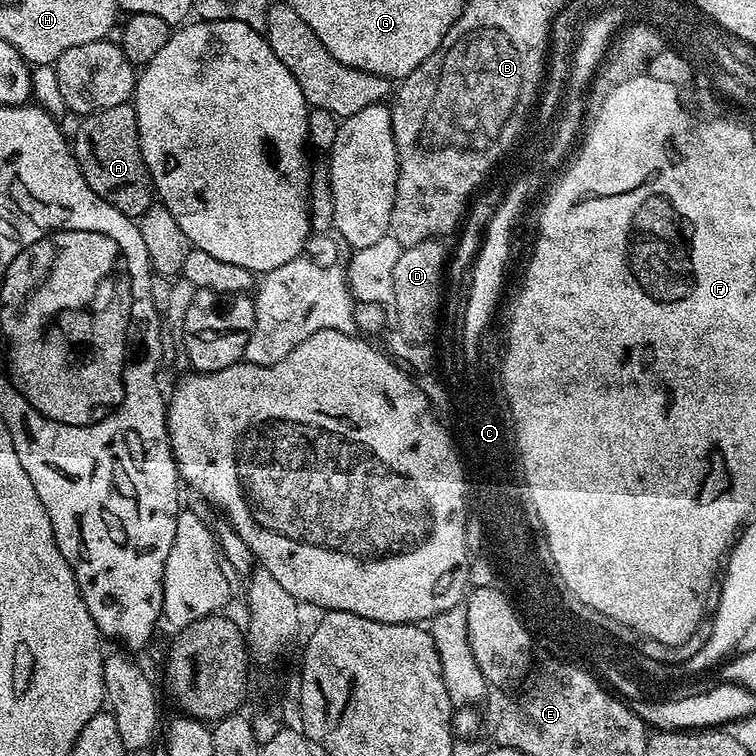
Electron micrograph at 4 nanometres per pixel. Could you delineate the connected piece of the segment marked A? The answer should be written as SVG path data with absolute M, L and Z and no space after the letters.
M131 103L110 106L106 110L87 113L84 120L76 128L76 140L71 141L72 154L76 157L78 166L82 170L82 178L110 206L114 206L123 216L139 218L144 211L154 203L154 189L152 187L152 175L142 158L142 146L138 138L138 118L135 107Z

